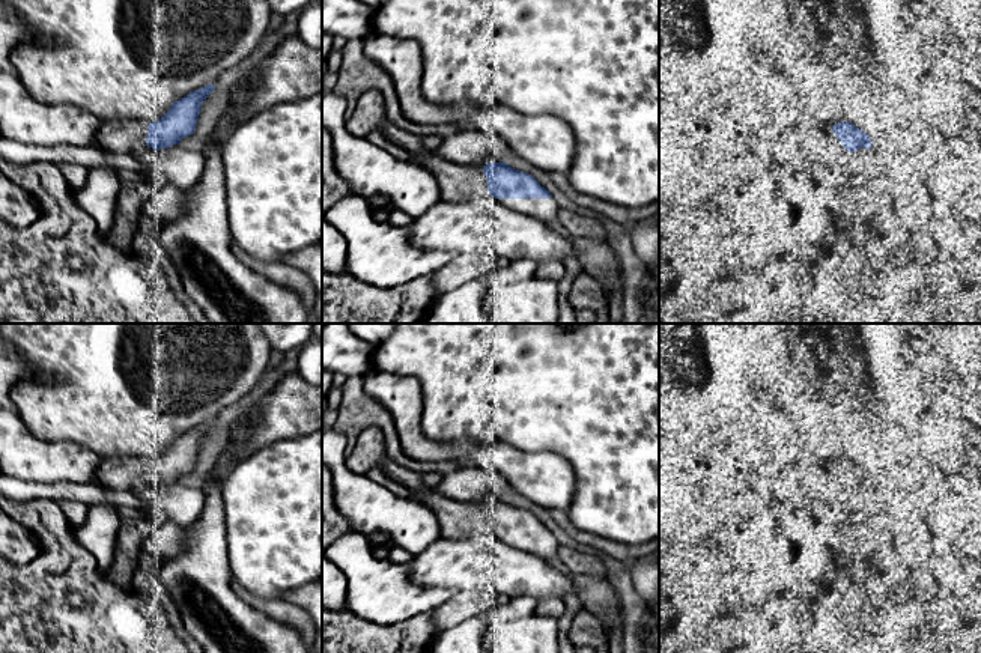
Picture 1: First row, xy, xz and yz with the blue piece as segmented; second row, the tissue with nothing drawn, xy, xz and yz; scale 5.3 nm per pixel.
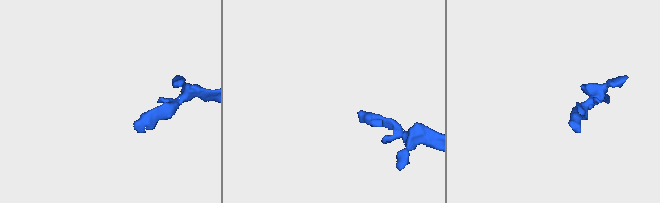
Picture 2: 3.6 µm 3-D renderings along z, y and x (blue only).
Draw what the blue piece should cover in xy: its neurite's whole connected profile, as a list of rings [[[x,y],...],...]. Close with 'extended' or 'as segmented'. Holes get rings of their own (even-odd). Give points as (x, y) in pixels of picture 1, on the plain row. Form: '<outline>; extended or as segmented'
[[[215,421],[205,423],[172,441],[170,447],[156,459],[134,456],[102,457],[96,469],[96,481],[102,487],[134,492],[140,484],[155,487],[181,481],[194,471],[203,438],[215,427]]]; extended

